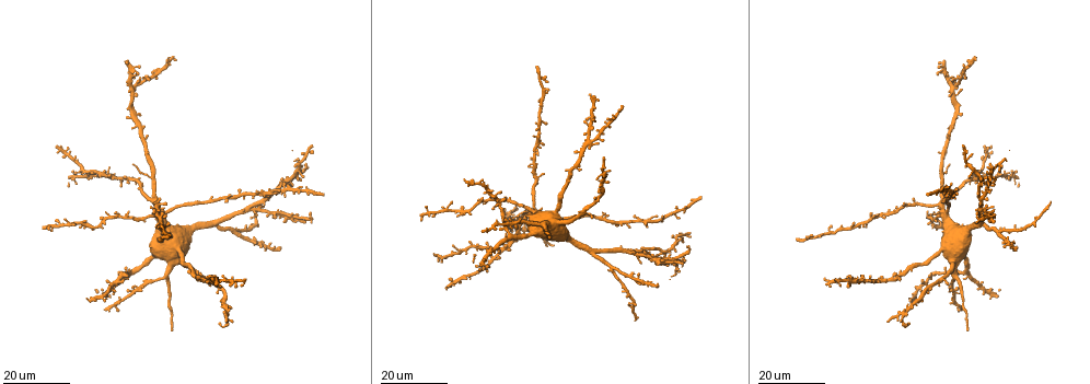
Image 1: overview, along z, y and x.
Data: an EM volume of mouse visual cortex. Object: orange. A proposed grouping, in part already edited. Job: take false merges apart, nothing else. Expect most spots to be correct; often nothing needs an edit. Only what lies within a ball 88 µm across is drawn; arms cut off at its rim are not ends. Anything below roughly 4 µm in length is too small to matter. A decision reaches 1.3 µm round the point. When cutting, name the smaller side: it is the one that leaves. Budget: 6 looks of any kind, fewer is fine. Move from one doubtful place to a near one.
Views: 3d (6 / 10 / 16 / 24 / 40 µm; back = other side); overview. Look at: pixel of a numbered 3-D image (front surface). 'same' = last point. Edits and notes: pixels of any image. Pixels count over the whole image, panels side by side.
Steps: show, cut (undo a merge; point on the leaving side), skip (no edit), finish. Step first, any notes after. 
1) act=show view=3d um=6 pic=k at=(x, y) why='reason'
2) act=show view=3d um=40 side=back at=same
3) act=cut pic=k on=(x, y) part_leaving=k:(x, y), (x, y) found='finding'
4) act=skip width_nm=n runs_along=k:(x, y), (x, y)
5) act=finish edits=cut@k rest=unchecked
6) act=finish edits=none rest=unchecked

act=show view=3d um=24 pic=1 at=(234, 231) why='looks like a crossing'

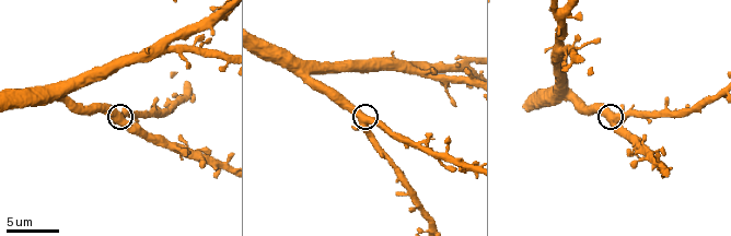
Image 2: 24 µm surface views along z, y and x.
act=show view=3d um=10 pic=2 at=(367, 121) why='zoom in'

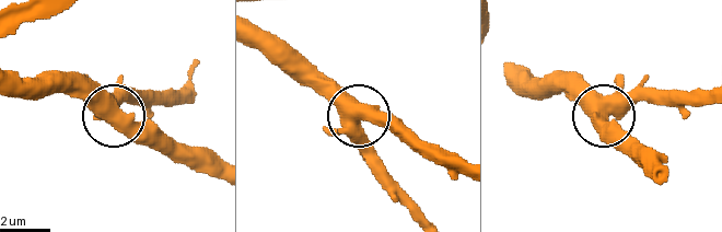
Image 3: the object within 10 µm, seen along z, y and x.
act=skip runs_along=3:(255, 24), (356, 113), (386, 115), (409, 127) found='one neuron here'

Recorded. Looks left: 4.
act=show view=3d um=16 pic=1 at=(588, 138) why='looks like a crossing'

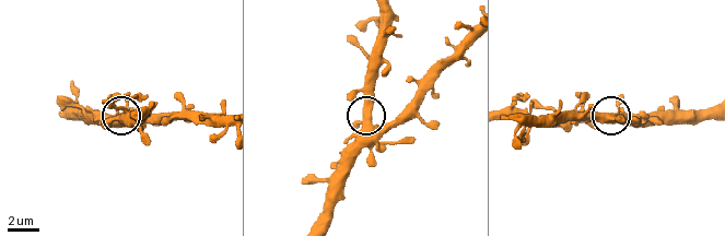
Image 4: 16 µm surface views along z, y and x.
act=show view=3d um=6 pic=4 at=(370, 127)

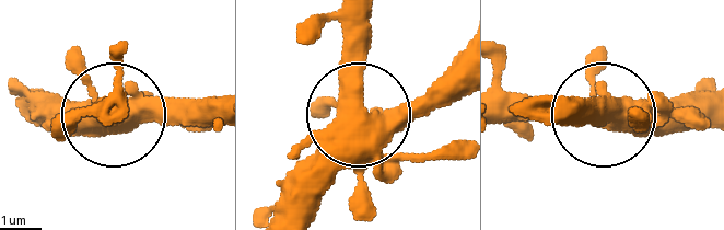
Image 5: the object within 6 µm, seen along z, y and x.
act=skip width_nm=480 runs_along=5:(18, 91), (113, 112) found='one neuron here'

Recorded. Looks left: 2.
act=show view=3d um=16 pic=1 at=(941, 177) why='branch point'

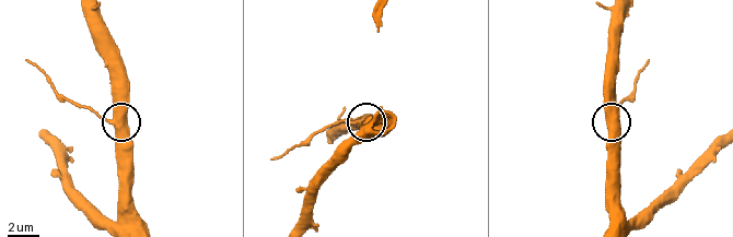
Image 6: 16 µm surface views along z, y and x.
act=show view=3d um=6 pic=6 at=(114, 119) why='zoom in'

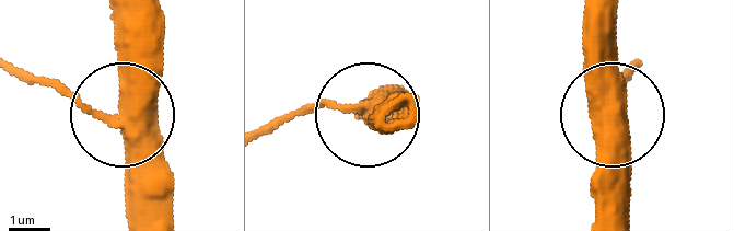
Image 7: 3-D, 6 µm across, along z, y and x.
act=cut pic=7 on=(57, 90) width_nm=420 part_leaving=7:(108, 124), (19, 71) found='a second neuron is stuck on'

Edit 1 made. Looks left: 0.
act=finish edits=cut@7 rest=unchecked

